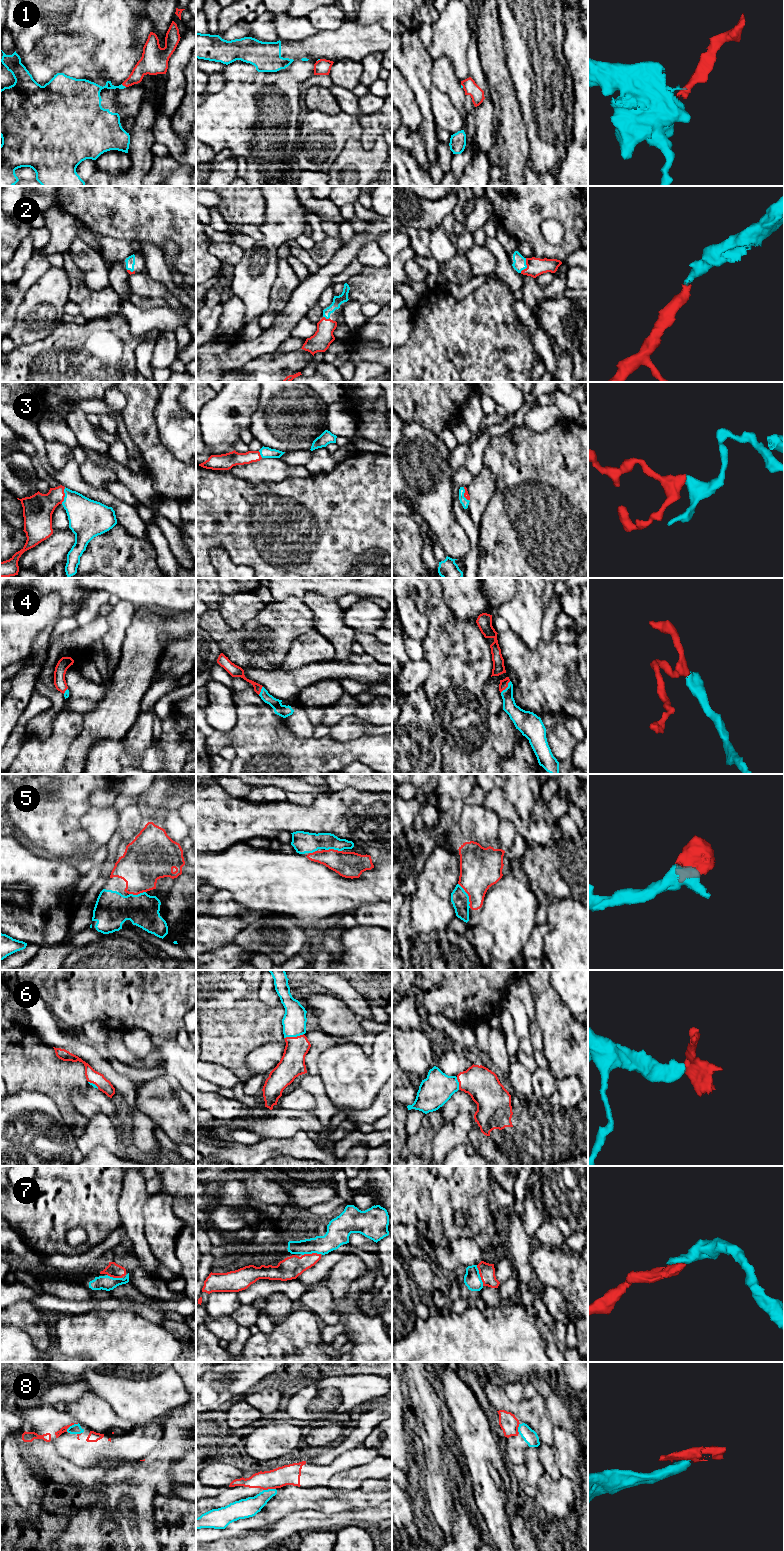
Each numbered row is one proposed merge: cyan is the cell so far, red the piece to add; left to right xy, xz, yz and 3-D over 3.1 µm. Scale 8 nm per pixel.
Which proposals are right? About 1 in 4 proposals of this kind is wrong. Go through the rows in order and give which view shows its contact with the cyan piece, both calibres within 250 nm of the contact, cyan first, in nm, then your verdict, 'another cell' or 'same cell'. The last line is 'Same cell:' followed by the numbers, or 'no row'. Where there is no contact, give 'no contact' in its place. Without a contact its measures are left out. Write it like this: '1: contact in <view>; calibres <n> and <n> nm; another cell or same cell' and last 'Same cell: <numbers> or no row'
1: contact in xy; calibres 130 and 140 nm; another cell
2: contact in yz; calibres 110 and 140 nm; same cell
3: contact in xy; calibres 300 and 240 nm; same cell
4: contact in yz; calibres 120 and 70 nm; same cell
5: contact in xy; calibres 280 and 360 nm; same cell
6: contact in xz; calibres 190 and 200 nm; same cell
7: contact in yz; calibres 140 and 130 nm; same cell
8: contact in xy; calibres 80 and 50 nm; same cell
Same cell: 2, 3, 4, 5, 6, 7, 8

